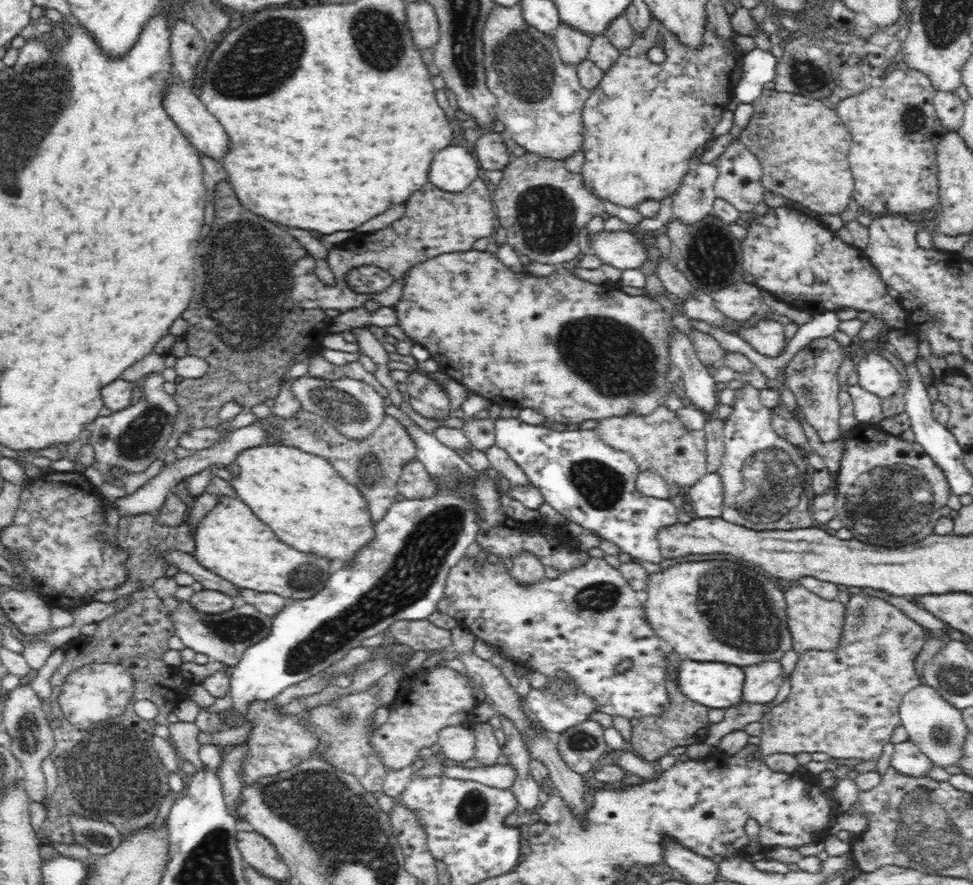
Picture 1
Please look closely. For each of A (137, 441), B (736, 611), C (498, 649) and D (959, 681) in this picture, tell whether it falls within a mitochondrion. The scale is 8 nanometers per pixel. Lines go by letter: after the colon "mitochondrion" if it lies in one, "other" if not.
A: mitochondrion
B: mitochondrion
C: other
D: mitochondrion

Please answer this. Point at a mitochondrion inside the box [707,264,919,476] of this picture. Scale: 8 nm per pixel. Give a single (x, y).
(809, 393)

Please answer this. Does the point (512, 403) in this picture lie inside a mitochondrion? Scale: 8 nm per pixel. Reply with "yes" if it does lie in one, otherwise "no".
no

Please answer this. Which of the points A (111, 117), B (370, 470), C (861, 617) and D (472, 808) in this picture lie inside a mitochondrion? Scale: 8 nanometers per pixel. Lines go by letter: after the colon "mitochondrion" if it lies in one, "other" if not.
A: other
B: mitochondrion
C: mitochondrion
D: mitochondrion

